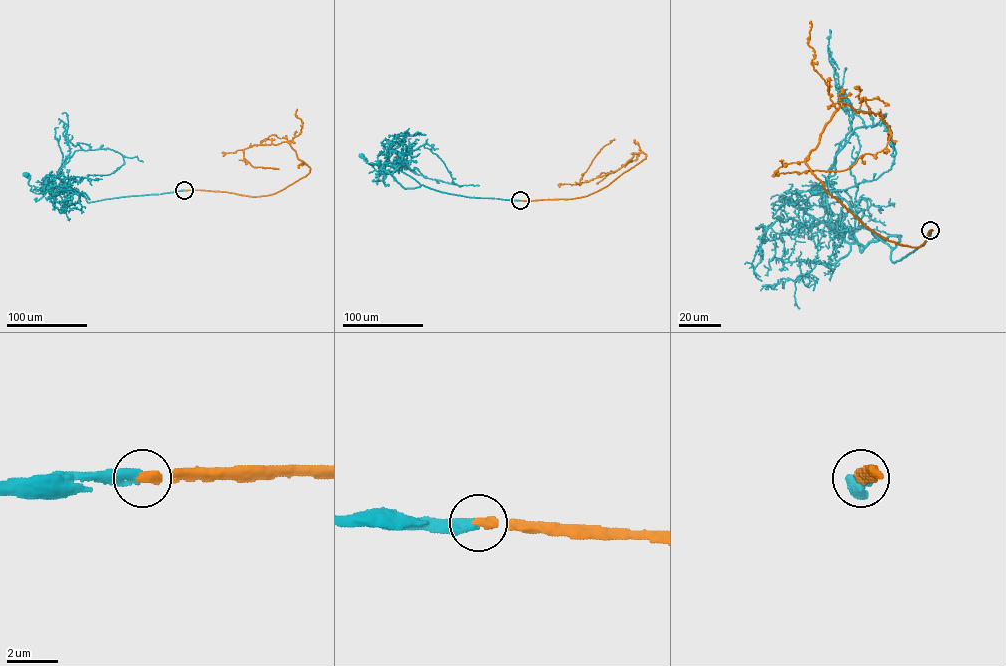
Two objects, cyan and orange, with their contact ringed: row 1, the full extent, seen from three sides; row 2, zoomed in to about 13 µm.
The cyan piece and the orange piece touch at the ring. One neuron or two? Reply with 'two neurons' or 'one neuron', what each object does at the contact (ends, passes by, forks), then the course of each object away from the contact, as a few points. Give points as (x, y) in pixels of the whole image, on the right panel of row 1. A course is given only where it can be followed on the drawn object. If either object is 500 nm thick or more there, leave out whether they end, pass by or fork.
one neuron; cyan ends; orange ends; course cyan (930, 230), (895, 262), (900, 236), (860, 251), (850, 232), (838, 239), (827, 226), (814, 190); course orange (930, 230), (920, 246), (885, 239), (806, 163), (843, 104), (878, 112), (883, 150), (844, 170), (773, 176)

